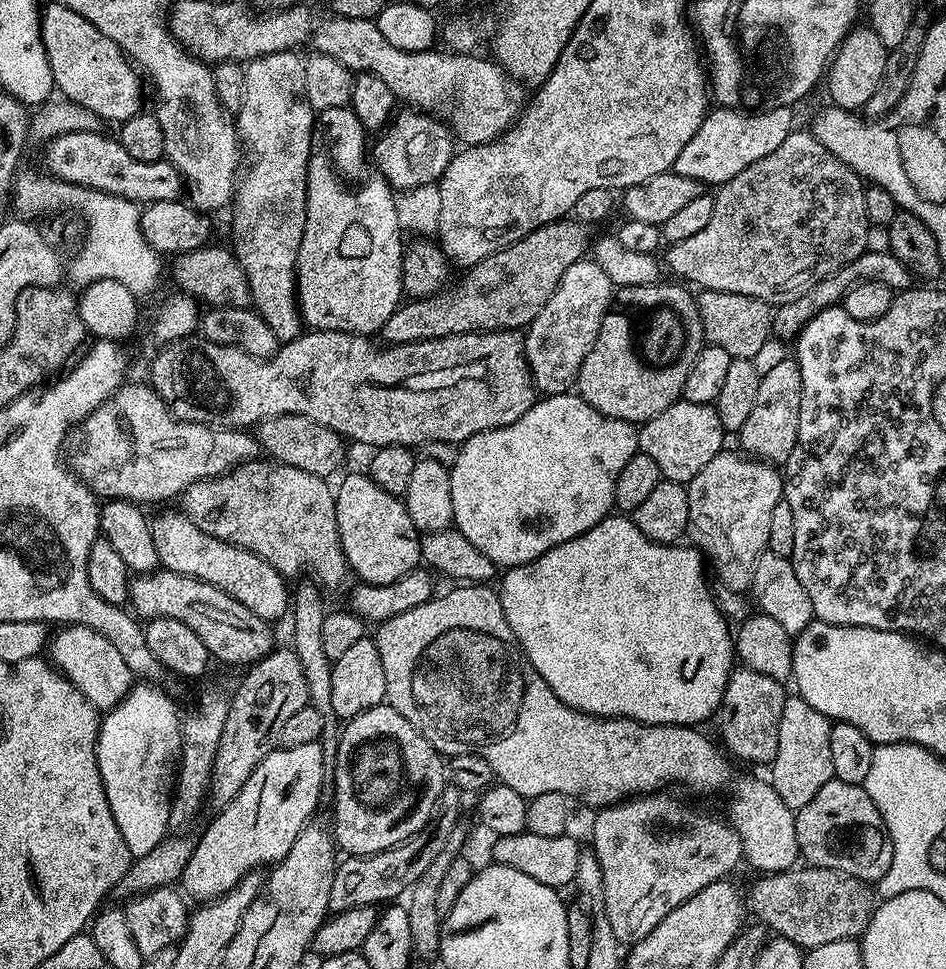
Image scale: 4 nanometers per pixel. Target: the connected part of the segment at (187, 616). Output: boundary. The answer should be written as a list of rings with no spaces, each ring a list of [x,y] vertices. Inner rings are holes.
[[[163,570],[137,575],[130,584],[130,608],[137,617],[145,621],[153,620],[155,616],[165,616],[178,618],[178,622],[186,622],[186,626],[190,626],[190,630],[194,630],[194,634],[202,638],[202,646],[206,646],[213,661],[251,666],[274,648],[273,625],[269,621],[246,610],[242,602],[234,602],[234,598],[218,590],[218,586],[210,586],[198,578]]]

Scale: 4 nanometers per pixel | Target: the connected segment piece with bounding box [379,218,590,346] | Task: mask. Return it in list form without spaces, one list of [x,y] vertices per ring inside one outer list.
[[[572,218],[557,220],[555,224],[543,224],[542,227],[534,229],[529,236],[523,236],[521,240],[517,240],[515,244],[511,244],[509,248],[502,249],[501,252],[496,252],[493,256],[487,256],[482,262],[478,262],[475,266],[467,269],[463,273],[464,276],[460,280],[460,285],[457,288],[452,288],[448,293],[444,290],[437,291],[431,296],[425,296],[422,300],[409,299],[407,302],[401,303],[400,307],[394,310],[394,314],[390,314],[390,318],[386,318],[386,322],[380,327],[379,335],[384,336],[383,343],[391,346],[393,344],[413,344],[419,340],[433,340],[434,338],[446,338],[452,336],[456,332],[482,332],[485,330],[524,330],[531,324],[538,313],[542,310],[542,306],[546,306],[546,302],[554,294],[554,290],[558,286],[558,282],[562,278],[562,274],[566,274],[566,270],[570,270],[570,266],[574,266],[574,262],[585,259],[587,250],[590,248],[590,240],[588,244],[589,229],[585,225],[577,222]]]

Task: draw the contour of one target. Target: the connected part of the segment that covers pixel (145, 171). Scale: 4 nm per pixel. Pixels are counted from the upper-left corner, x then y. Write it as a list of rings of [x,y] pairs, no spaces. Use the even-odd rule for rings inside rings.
[[[100,130],[64,132],[60,136],[52,137],[43,145],[43,171],[68,184],[114,194],[118,198],[133,200],[141,206],[181,199],[186,185],[180,179],[180,171],[167,158],[154,162],[138,162],[138,158],[130,158],[130,154],[126,154],[126,146],[122,146],[115,135],[103,136],[102,133]]]

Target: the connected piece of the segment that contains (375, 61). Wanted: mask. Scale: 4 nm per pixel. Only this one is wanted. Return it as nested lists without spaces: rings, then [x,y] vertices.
[[[333,15],[331,19],[325,24],[315,25],[316,52],[326,54],[330,58],[338,58],[338,62],[342,62],[342,66],[346,66],[353,74],[369,72],[382,78],[382,82],[386,82],[386,86],[390,86],[390,90],[396,95],[397,101],[404,103],[405,100],[408,103],[405,105],[421,112],[435,114],[447,121],[455,139],[461,145],[489,144],[491,140],[496,140],[503,132],[508,131],[521,115],[522,103],[520,104],[519,92],[521,89],[510,82],[508,73],[494,60],[490,58],[479,60],[476,54],[459,54],[450,50],[443,50],[444,52],[398,50],[398,46],[390,46],[390,42],[386,42],[386,37],[382,34],[382,30],[378,30],[375,19],[363,20],[338,15]]]

